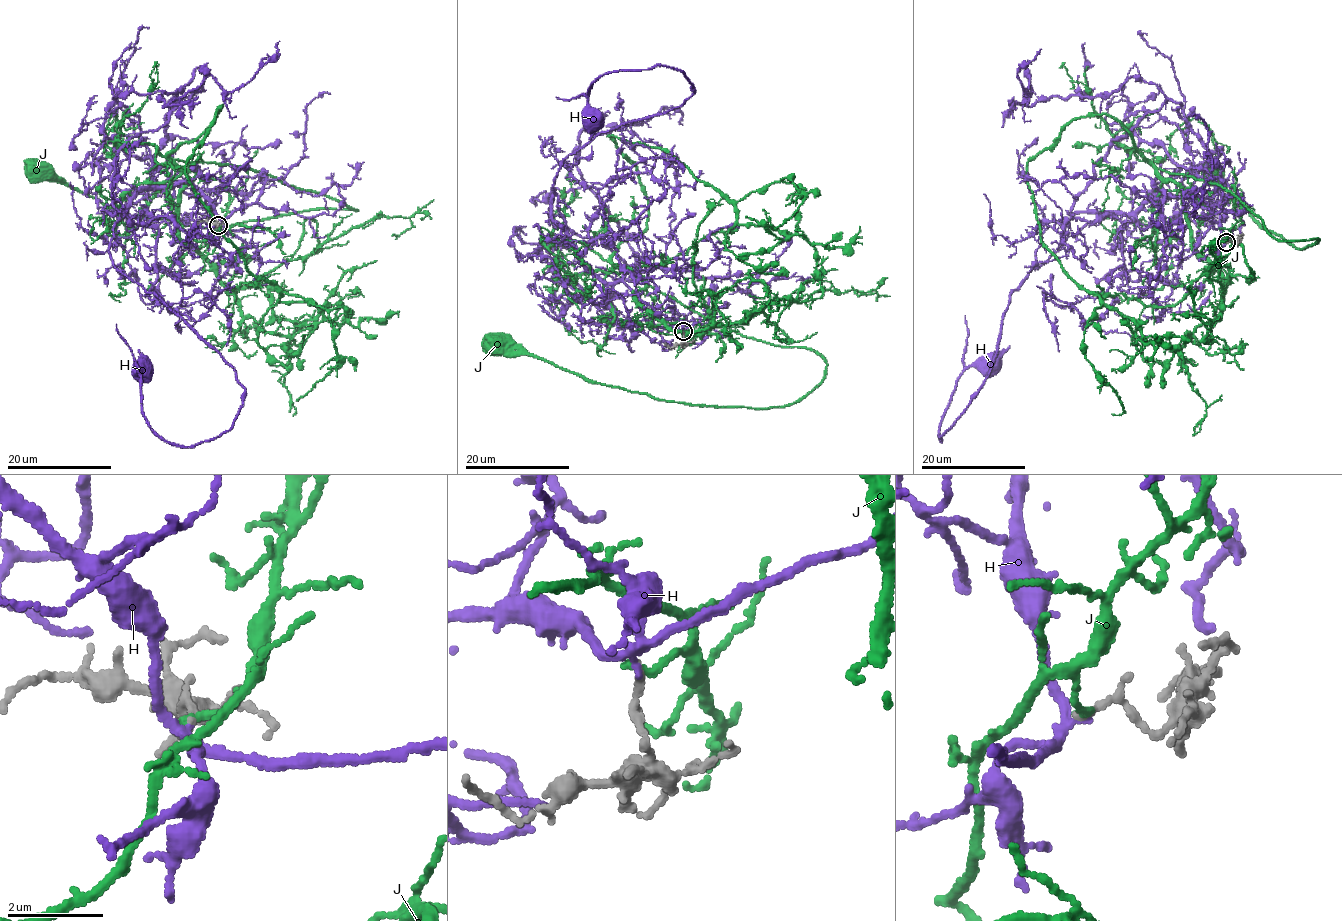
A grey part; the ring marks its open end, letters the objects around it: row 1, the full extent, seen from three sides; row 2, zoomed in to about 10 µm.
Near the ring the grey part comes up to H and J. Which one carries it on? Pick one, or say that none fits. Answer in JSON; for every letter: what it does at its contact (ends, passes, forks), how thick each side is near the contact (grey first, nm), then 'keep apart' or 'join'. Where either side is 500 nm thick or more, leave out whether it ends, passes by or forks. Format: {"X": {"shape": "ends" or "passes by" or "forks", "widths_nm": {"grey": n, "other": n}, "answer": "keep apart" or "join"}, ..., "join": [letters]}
{"H": {"shape": "forks", "widths_nm": {"grey": 100, "other": 160}, "answer": "keep apart"}, "J": {"shape": "ends", "widths_nm": {"grey": 110, "other": 130}, "answer": "keep apart"}, "join": []}

